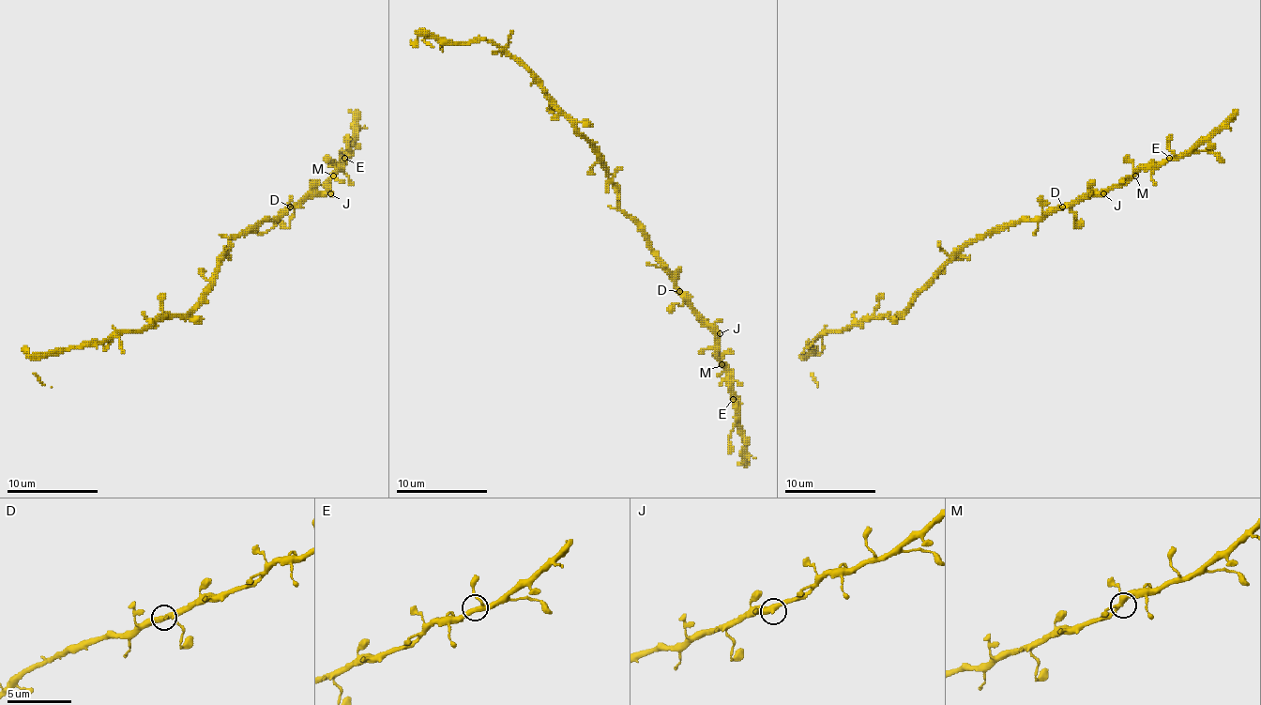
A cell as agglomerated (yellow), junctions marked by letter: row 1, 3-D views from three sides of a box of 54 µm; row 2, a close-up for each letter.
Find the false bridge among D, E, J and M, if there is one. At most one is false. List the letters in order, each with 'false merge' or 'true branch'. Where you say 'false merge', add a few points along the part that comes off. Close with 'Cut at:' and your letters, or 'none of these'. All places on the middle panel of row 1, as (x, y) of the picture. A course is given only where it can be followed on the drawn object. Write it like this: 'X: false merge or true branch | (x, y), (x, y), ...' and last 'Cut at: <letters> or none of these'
D: true branch
E: true branch
J: true branch
M: true branch
Cut at: none of these

